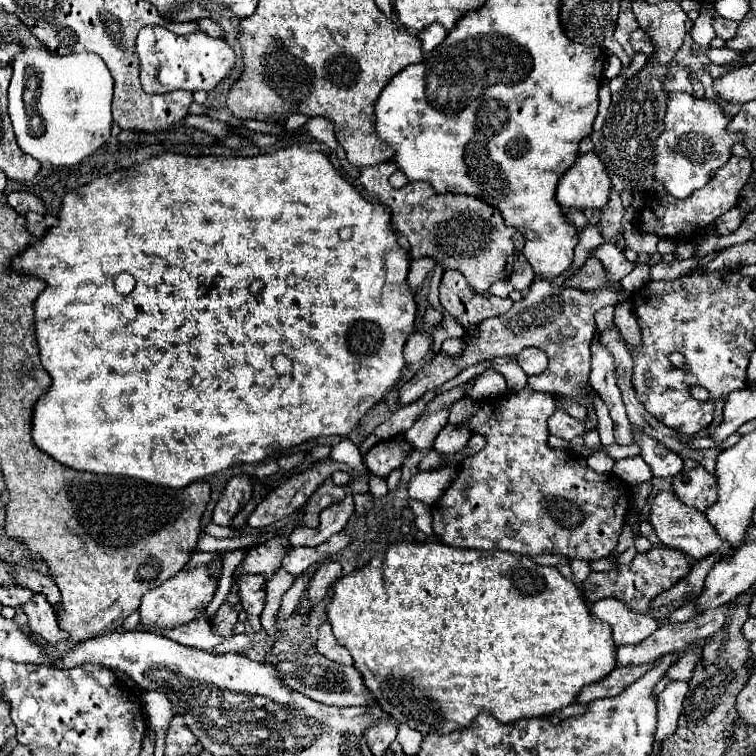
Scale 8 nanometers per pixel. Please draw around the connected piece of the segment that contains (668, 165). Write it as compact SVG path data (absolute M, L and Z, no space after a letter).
M681 91L669 93L665 129L655 143L655 179L663 183L667 193L685 199L695 189L707 185L711 175L731 157L731 145L741 141L737 133L727 133L727 123L729 119L717 101L695 99Z

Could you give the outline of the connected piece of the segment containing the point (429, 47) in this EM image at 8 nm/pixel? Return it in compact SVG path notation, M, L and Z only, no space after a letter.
M433 23L433 25L429 25L427 29L419 31L417 37L419 37L419 41L421 41L423 53L433 51L433 49L435 49L443 39L445 39L445 35L447 35L447 31L445 31L441 25L437 25L437 23Z

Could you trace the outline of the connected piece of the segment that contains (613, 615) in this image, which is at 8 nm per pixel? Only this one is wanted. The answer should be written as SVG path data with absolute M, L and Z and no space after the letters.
M613 597L597 601L591 607L591 617L603 623L609 623L613 631L613 641L617 647L641 643L645 637L649 637L659 627L655 619L627 609L623 601L613 599Z

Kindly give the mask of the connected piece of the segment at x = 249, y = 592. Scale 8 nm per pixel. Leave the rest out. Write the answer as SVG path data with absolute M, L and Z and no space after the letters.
M243 575L237 579L239 583L239 597L243 603L243 609L247 611L247 619L255 631L259 631L259 615L265 607L265 581L263 577Z

